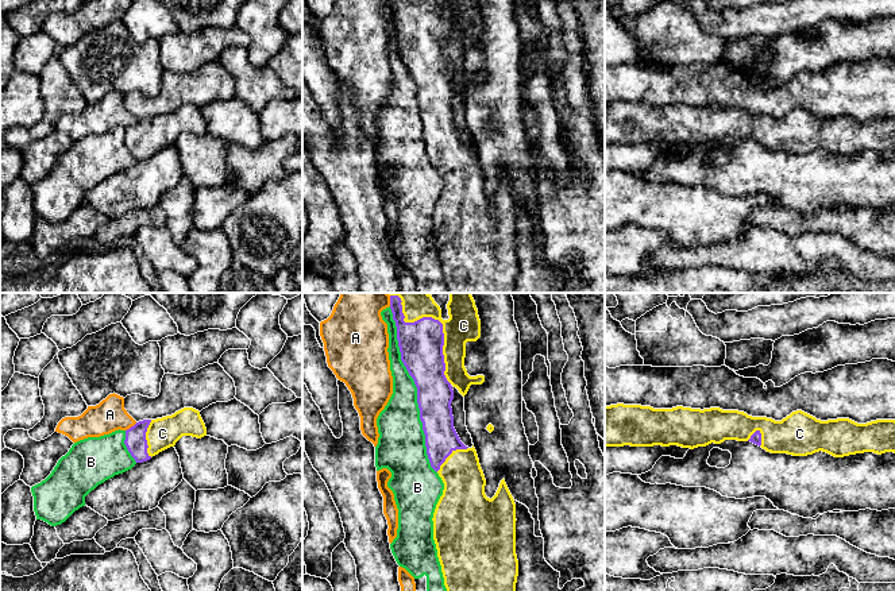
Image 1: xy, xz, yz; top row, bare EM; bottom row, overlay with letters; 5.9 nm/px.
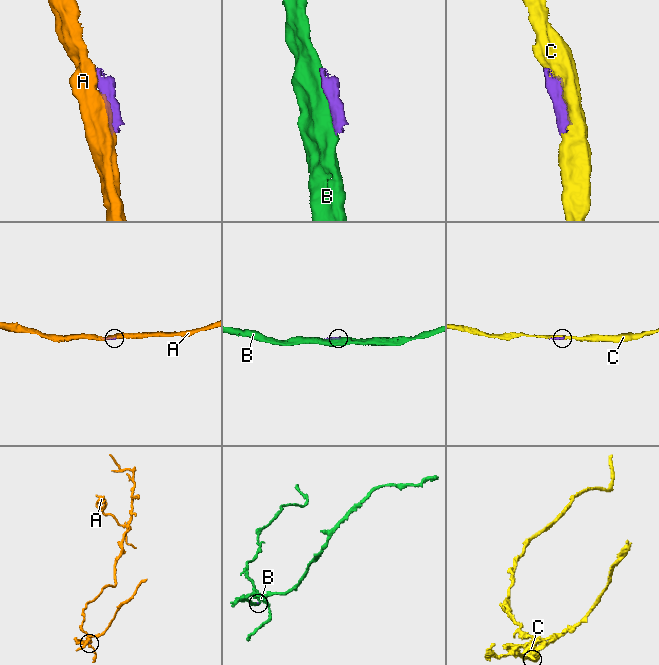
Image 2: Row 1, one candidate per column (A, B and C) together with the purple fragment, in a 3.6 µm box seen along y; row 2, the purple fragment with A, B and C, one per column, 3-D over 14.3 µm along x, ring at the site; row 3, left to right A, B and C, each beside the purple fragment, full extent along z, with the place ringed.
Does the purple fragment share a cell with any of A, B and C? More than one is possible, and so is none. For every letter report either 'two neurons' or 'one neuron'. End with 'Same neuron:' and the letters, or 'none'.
A: two neurons
B: two neurons
C: one neuron
Same neuron: C

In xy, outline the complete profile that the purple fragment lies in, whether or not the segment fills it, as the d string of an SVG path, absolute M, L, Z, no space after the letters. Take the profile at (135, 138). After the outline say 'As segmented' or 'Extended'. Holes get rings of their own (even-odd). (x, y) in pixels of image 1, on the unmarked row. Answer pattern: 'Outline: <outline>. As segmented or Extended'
Outline: M184 105L171 113L143 117L126 128L124 142L136 161L150 158L159 150L174 144L182 134L207 134L200 109Z. Extended

